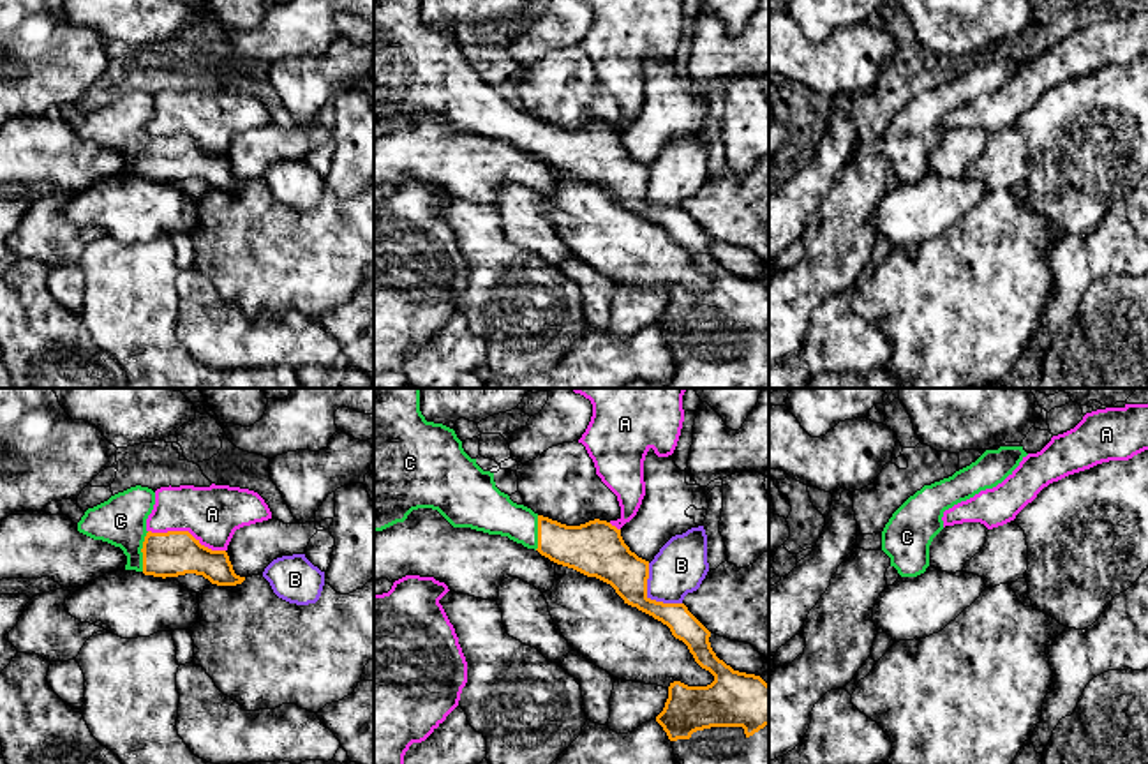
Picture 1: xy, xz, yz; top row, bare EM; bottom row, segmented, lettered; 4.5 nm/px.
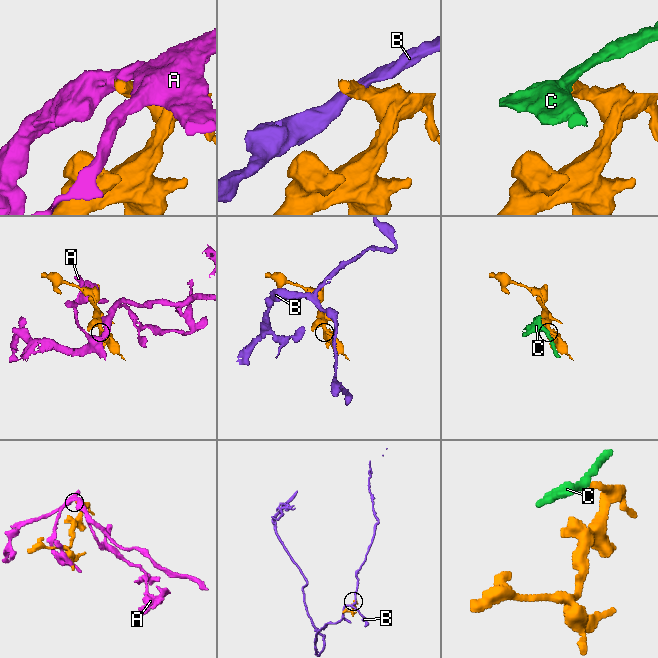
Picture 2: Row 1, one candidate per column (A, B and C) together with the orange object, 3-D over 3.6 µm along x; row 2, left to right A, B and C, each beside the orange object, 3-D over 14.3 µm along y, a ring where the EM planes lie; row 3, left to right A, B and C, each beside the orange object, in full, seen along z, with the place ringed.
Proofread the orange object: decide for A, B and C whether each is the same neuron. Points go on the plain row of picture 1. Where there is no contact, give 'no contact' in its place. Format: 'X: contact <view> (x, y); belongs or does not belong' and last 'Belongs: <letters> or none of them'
A: contact xy (187, 136); does not belong
B: contact xz (649, 203); does not belong
C: contact xy (141, 156); belongs
Belongs: C

